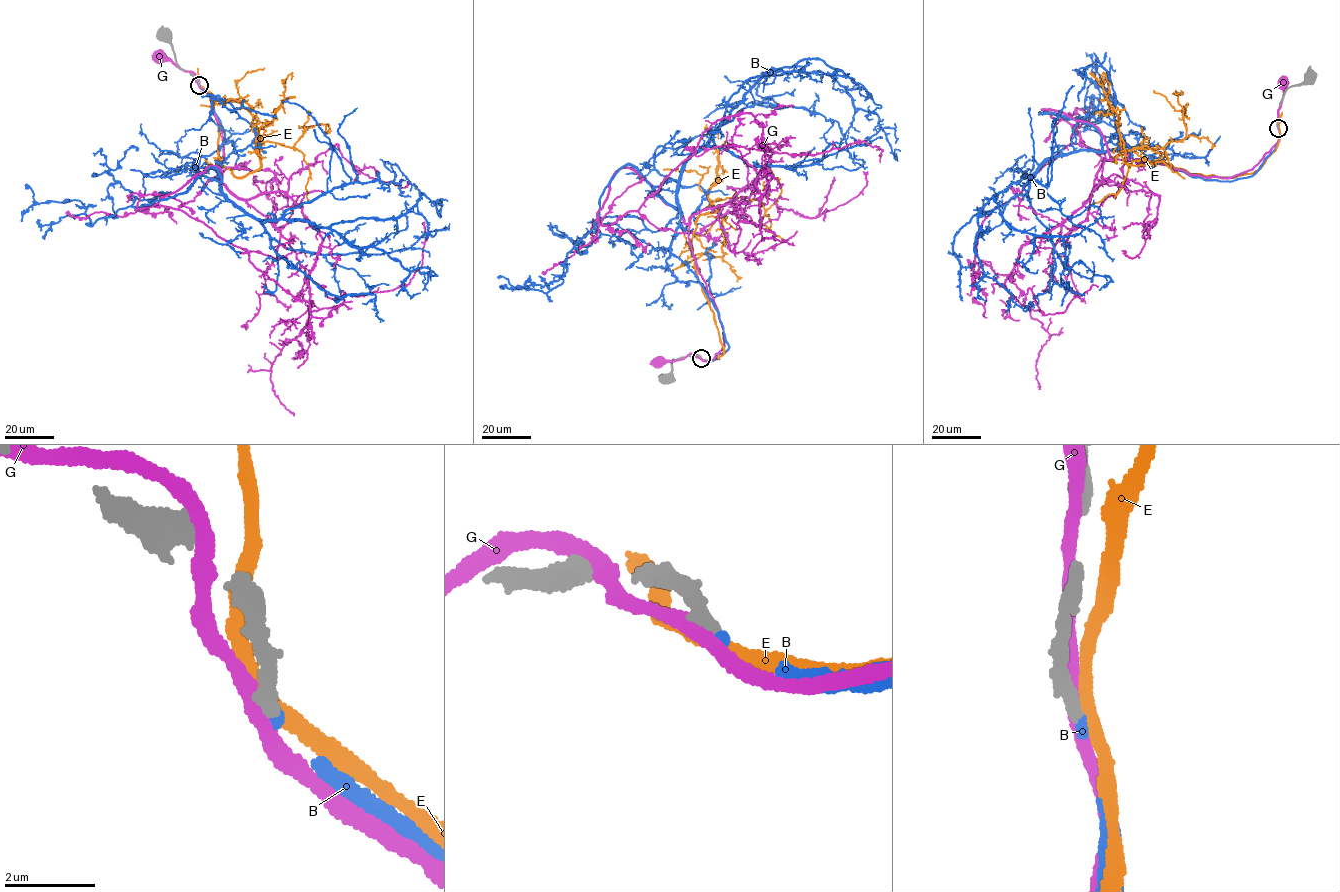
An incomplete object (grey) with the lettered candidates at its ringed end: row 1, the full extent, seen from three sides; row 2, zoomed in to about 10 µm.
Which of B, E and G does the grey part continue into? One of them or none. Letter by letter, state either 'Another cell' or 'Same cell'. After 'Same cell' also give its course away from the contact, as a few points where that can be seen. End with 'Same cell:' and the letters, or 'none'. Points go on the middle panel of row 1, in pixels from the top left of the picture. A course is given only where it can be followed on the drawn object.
B: Same cell. Its course: (701, 358), (729, 345), (670, 251), (678, 179), (742, 97), (763, 76), (820, 71), (878, 115), (895, 153)
E: Another cell
G: Another cell
Same cell: B

